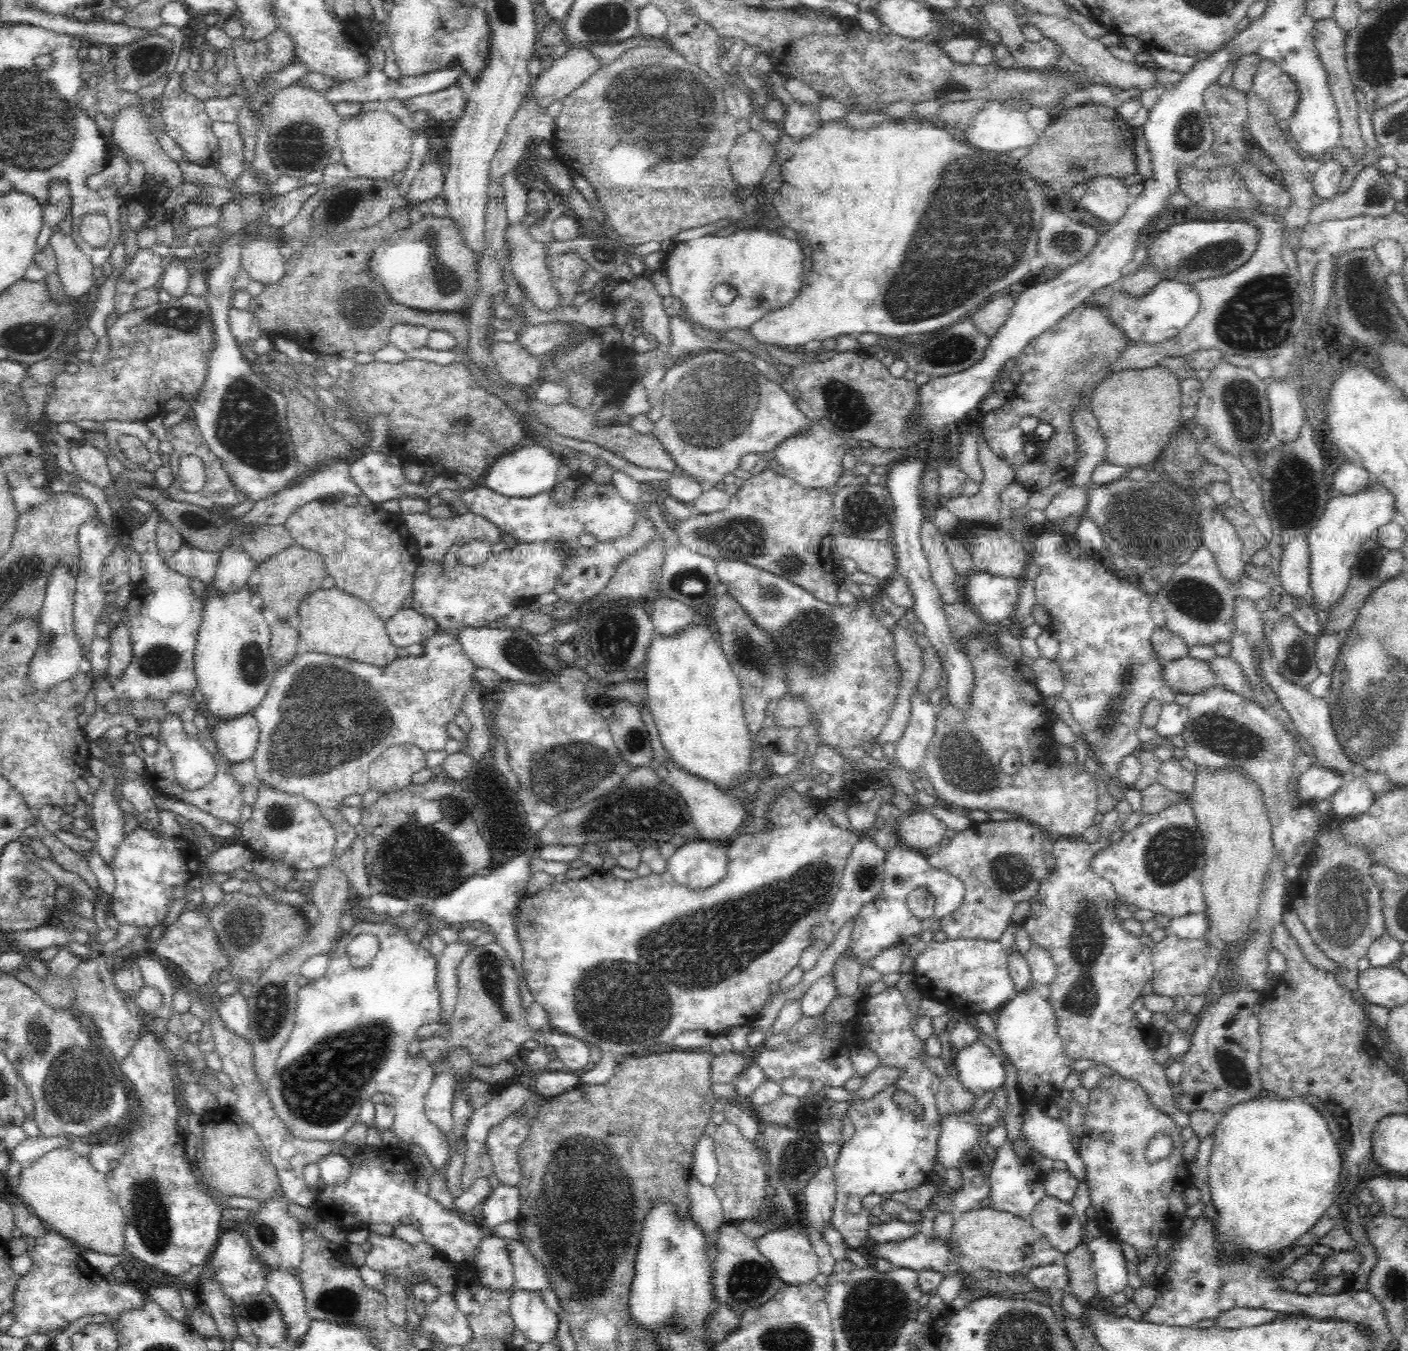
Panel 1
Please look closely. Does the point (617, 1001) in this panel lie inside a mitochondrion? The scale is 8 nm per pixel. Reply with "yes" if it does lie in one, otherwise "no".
yes

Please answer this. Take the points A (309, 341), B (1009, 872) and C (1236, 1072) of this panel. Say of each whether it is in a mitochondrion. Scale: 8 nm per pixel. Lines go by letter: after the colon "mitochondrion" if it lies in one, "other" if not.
A: other
B: mitochondrion
C: mitochondrion

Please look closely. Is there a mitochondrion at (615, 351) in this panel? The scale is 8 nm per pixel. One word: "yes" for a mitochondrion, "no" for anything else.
no

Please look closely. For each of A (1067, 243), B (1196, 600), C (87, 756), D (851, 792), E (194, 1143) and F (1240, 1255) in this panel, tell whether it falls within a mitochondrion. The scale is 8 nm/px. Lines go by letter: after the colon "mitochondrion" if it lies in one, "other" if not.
A: mitochondrion
B: mitochondrion
C: other
D: other
E: other
F: other

